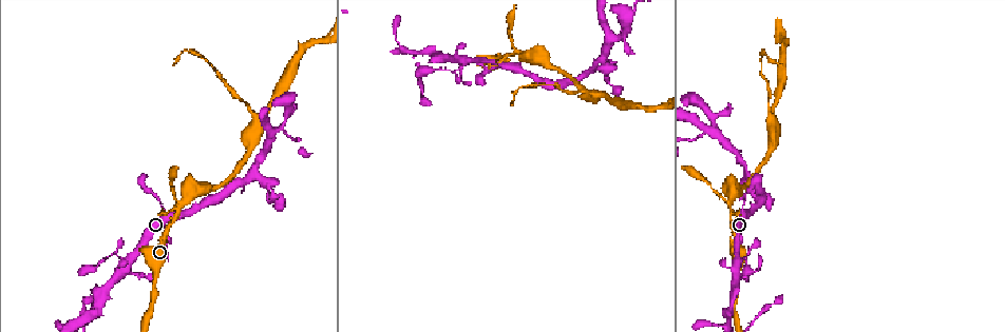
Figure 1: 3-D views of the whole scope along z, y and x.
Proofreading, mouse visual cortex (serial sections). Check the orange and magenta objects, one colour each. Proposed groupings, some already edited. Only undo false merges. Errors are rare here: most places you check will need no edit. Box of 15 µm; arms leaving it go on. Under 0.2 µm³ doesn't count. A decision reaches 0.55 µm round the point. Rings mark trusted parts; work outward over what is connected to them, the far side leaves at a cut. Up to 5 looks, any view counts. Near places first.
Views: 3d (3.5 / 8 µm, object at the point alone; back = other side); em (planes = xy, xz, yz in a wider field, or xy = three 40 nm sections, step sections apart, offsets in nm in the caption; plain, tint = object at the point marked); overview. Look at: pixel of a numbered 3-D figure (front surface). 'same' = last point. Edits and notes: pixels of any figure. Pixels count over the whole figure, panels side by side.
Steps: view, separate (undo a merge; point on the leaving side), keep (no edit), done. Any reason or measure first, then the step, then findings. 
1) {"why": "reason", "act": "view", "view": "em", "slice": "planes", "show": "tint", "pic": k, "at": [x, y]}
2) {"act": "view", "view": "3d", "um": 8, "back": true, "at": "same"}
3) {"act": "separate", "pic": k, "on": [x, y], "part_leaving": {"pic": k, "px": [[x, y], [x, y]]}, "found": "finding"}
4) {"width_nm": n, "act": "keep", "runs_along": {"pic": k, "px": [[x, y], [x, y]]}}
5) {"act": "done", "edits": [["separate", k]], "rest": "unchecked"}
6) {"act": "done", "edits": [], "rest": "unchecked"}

{"act": "view", "view": "3d", "um": 3.5, "pic": 1, "at": [78, 320]}

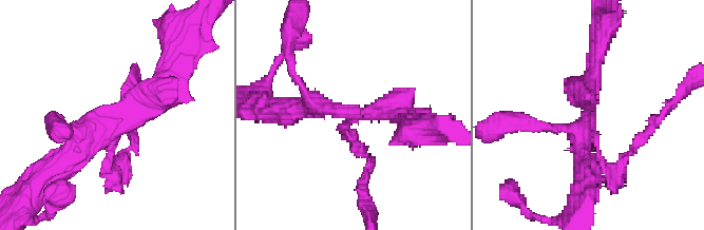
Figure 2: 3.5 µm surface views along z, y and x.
{"act": "keep", "runs_along": {"pic": 2, "px": [[171, 78], [113, 120], [60, 127]]}, "found": "all the same cell"}

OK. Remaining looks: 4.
{"why": "looks like a crossing", "act": "view", "view": "3d", "um": 3.5, "pic": 1, "at": [716, 131]}

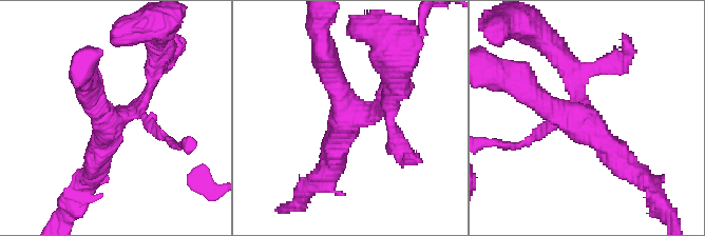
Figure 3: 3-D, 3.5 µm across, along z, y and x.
{"arms": 4, "arm_widths_nm": [150, 200, 350, 350], "act": "view", "view": "em", "slice": "xy", "step": 5, "show": "tint", "pic": 3, "at": [110, 119]}

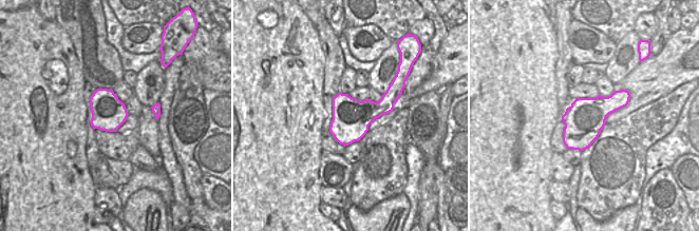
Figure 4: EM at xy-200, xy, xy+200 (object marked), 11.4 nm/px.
{"act": "keep", "runs_along": {"pic": 3, "px": [[93, 169], [154, 72]]}, "found": "all the same cell"}

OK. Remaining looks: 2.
{"act": "done", "edits": [], "rest": "unchecked"}

